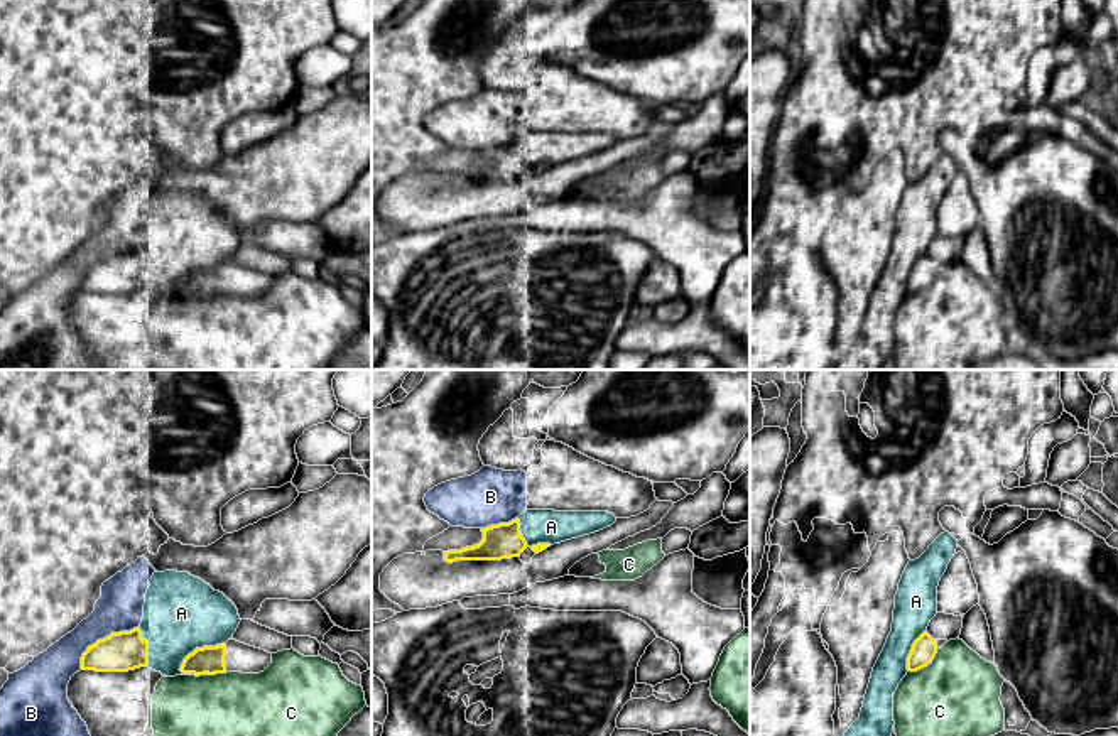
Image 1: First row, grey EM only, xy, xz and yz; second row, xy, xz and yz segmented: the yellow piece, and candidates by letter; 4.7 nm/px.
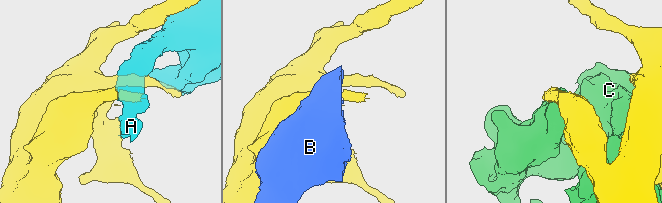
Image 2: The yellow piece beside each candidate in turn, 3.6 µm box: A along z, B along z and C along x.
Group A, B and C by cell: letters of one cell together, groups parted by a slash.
A B / C

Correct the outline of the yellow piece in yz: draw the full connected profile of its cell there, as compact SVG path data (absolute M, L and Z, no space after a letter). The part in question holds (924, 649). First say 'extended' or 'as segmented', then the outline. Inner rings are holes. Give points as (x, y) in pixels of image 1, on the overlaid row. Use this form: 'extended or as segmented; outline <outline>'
as segmented; outline M924 631L912 645L912 650L907 657L907 670L917 672L927 667L929 663L932 663L936 653L936 640L927 631Z

